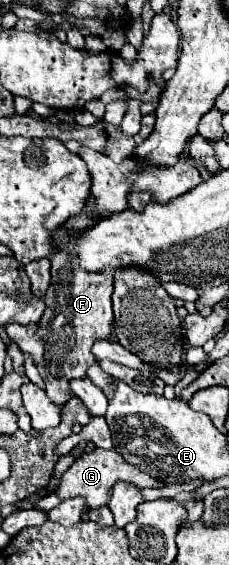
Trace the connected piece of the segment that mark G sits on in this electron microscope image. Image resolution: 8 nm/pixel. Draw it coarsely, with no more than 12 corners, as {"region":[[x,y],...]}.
{"region":[[116,450],[82,454],[60,478],[60,500],[100,508],[118,482],[162,488]]}

